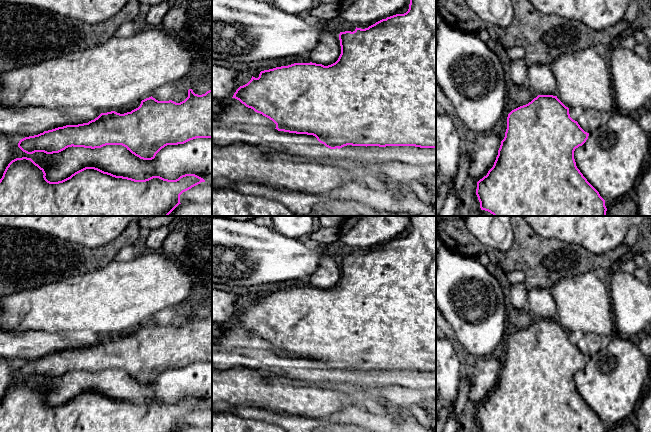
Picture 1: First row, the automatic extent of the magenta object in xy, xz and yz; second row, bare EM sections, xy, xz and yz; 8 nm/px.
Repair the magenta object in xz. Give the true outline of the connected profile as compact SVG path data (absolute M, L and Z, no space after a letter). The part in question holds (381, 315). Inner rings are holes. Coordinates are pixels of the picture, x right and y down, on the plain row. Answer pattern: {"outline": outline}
{"outline": "M408 216L410 218L410 228L409 233L404 238L396 238L386 243L382 243L375 248L369 250L368 252L361 253L357 252L351 255L340 256L339 264L341 270L341 278L338 284L328 290L324 290L322 288L316 287L294 287L288 290L281 290L276 291L269 294L261 295L258 302L252 300L251 304L243 309L240 310L236 316L234 317L232 322L239 324L242 328L246 331L253 333L255 336L262 338L263 340L269 342L276 348L276 352L278 355L284 355L289 357L296 357L296 358L307 358L313 359L317 362L317 364L324 368L326 371L330 373L340 373L347 369L352 370L379 370L379 371L386 371L386 370L415 370L420 372L435 372L436 373L436 216Z"}

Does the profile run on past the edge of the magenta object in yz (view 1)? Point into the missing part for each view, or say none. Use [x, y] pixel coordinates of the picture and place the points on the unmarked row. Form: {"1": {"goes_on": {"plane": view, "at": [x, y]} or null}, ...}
{"1": {"goes_on": null}}

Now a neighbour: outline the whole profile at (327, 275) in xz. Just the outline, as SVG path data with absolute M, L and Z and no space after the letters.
M325 255L308 279L312 287L324 290L335 287L341 278L339 259Z

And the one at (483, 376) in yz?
M494 355L477 358L476 364L469 370L470 389L467 393L469 401L478 406L487 399L494 389L501 365Z

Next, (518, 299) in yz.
M518 283L510 288L508 304L517 310L529 309L528 288L524 283Z

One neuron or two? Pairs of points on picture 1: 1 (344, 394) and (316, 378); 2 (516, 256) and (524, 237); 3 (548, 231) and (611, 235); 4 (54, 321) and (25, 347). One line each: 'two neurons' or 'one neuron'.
1: two neurons
2: one neuron
3: one neuron
4: two neurons

